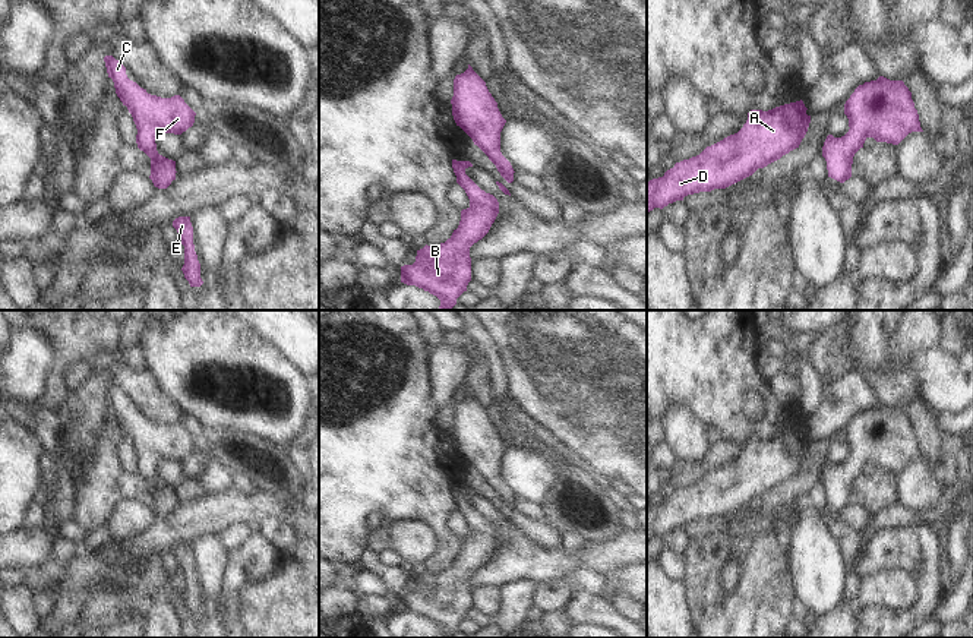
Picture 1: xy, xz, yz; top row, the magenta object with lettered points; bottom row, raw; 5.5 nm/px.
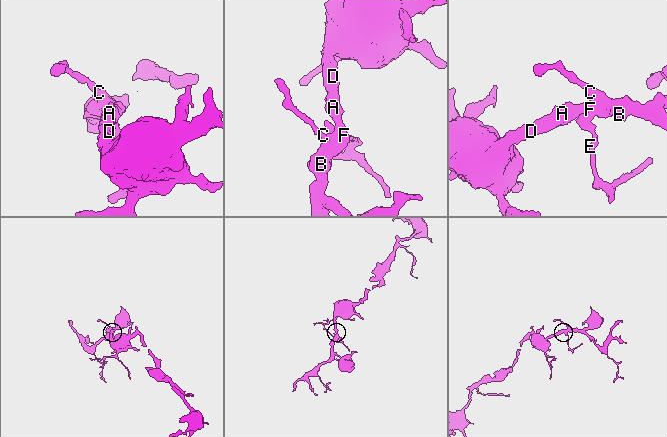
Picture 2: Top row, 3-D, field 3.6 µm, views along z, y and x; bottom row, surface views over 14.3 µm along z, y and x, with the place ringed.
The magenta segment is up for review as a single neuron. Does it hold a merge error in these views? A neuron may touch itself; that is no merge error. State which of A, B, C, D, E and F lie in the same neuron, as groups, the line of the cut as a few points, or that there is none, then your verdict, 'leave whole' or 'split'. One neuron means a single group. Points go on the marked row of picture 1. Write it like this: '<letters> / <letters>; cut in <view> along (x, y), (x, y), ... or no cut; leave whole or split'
A B C D E F; no cut; leave whole

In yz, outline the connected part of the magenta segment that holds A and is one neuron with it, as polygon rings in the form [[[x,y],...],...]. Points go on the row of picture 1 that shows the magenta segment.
[[[802,100],[768,111],[751,110],[737,133],[650,180],[647,214],[688,195],[726,189],[799,148],[811,123],[806,110]]]

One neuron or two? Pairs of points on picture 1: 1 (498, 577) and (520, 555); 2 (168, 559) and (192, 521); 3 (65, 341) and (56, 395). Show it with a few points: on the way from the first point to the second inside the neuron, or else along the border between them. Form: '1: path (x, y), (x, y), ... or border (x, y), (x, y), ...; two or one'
1: path (504, 571), (514, 561); one
2: border (171, 548), (158, 555); two
3: path (65, 354), (56, 372), (56, 382); one

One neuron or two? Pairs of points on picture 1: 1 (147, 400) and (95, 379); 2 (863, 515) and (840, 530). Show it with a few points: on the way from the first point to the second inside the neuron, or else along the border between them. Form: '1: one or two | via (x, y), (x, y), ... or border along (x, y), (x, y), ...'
1: two | border along (94, 369), (101, 370), (111, 382)
2: two | border along (840, 511), (861, 533)

